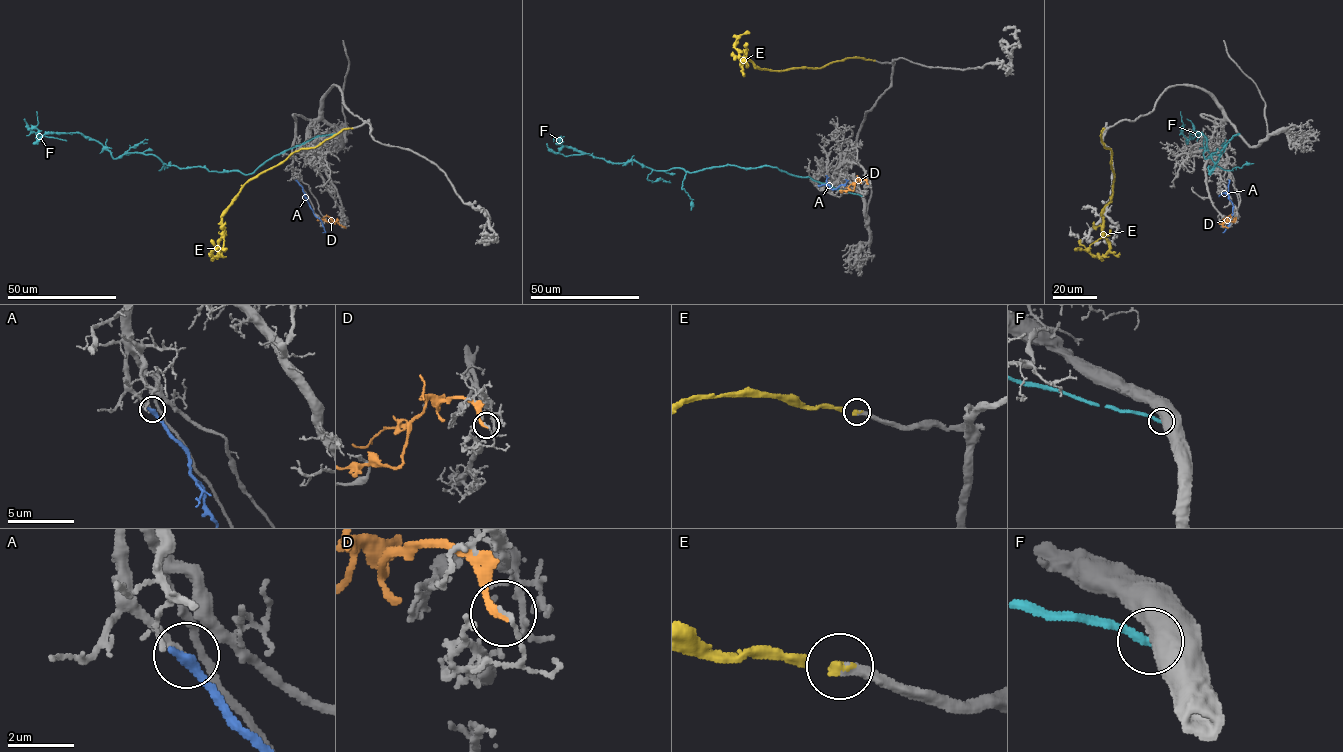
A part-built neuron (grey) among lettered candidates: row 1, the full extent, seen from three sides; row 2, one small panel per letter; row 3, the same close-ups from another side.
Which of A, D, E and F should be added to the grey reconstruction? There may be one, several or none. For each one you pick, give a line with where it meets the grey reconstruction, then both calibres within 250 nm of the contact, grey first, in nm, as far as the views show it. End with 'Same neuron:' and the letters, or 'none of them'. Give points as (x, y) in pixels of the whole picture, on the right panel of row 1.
A: meets grey at (1229, 180); 240 nm thick on the grey side, 400 nm on the other
E: meets grey at (1104, 128); 340 nm thick on the grey side, 260 nm on the other
Same neuron: A, E

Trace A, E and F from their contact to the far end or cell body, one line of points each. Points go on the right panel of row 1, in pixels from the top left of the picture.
A: (1229, 180), (1228, 193), (1233, 213), (1223, 233)
E: (1103, 128), (1101, 140), (1111, 151), (1114, 174), (1111, 200), (1102, 215), (1109, 249), (1093, 256), (1075, 249)
F: (1239, 133), (1209, 174), (1214, 152), (1205, 158), (1206, 137), (1191, 133), (1197, 141)

